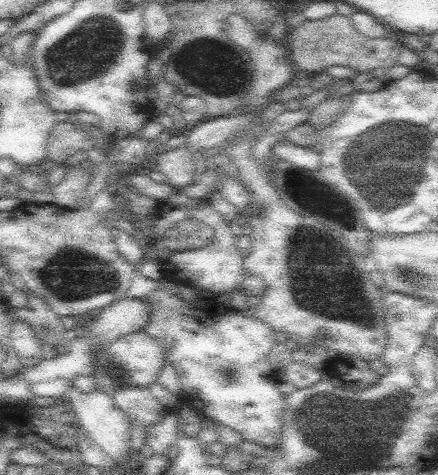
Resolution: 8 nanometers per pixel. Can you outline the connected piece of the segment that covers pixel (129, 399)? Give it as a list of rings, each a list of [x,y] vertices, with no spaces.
[[[120,382],[118,389],[114,390],[112,398],[115,404],[130,418],[131,424],[133,425],[131,449],[136,454],[140,450],[148,450],[147,440],[150,432],[150,424],[156,422],[156,428],[156,425],[160,422],[159,415],[162,411],[166,411],[166,407],[164,407],[156,396],[151,393],[149,387],[126,385],[122,384],[122,382]]]

